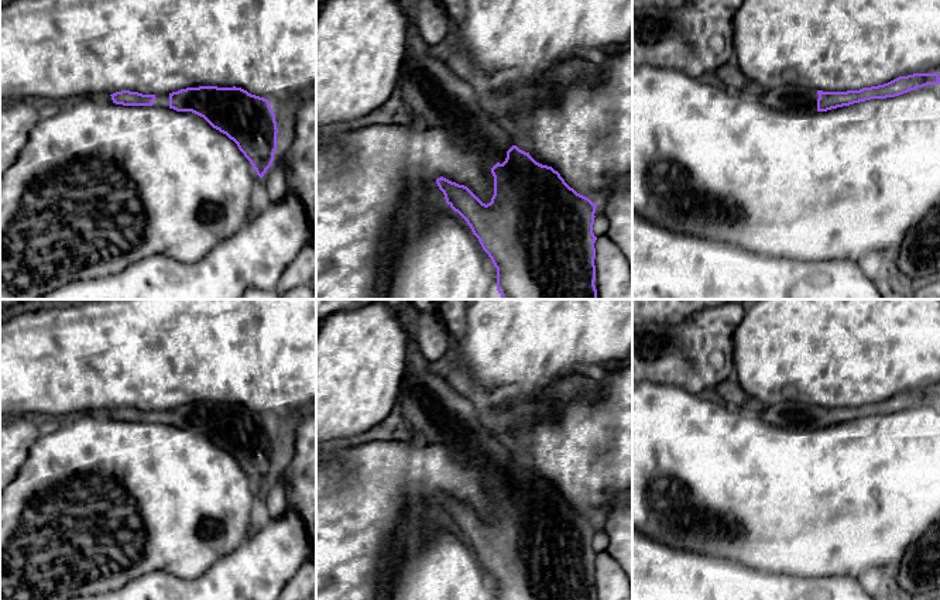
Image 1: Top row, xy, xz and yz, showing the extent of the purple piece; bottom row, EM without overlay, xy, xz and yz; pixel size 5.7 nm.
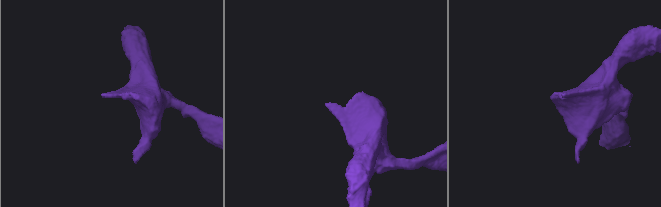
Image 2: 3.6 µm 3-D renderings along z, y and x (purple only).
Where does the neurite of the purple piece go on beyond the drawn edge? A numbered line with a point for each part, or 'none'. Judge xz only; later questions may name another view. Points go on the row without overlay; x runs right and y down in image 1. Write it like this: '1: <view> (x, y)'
none

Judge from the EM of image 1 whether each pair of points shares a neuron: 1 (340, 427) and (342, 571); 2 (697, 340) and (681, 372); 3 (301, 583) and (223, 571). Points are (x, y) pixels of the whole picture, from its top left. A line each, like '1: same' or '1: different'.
1: different
2: same
3: different

